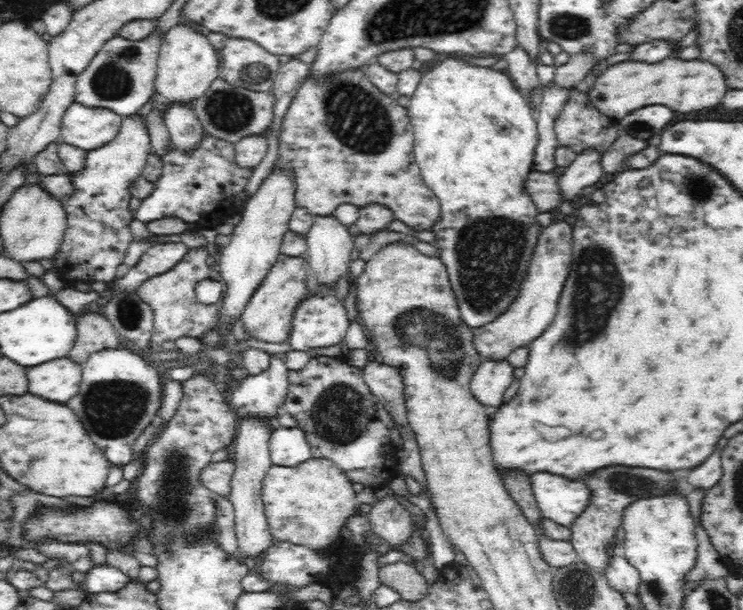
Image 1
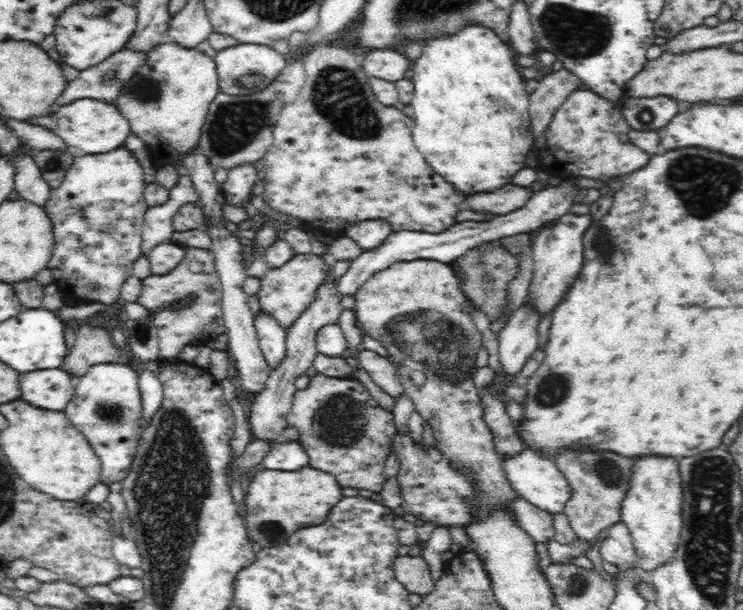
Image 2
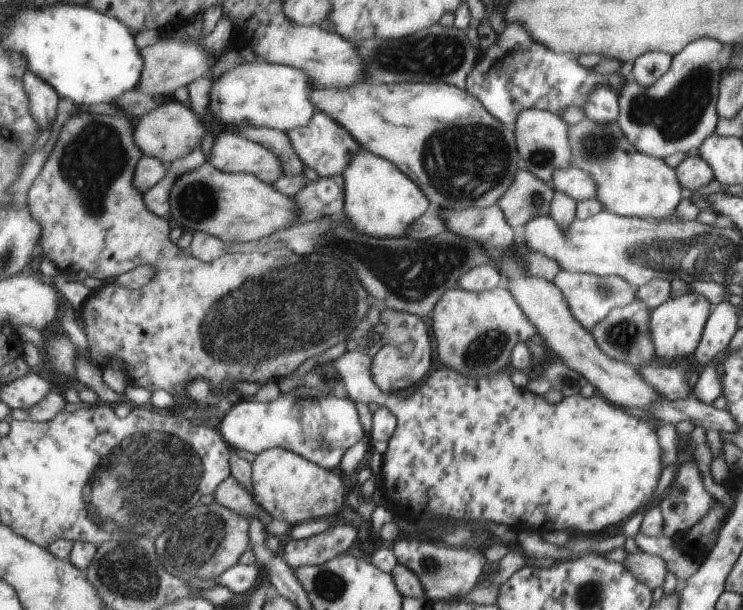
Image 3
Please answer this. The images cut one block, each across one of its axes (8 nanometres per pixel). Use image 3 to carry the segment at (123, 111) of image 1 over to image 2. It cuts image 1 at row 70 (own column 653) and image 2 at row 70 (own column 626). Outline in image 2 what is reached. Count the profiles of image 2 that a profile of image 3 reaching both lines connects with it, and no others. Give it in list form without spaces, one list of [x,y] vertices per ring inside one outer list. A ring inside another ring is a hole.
[[[122,49],[114,52],[106,60],[91,66],[89,69],[81,70],[80,74],[75,80],[68,81],[63,94],[57,99],[57,102],[48,109],[45,114],[51,115],[58,112],[60,106],[66,106],[74,100],[81,100],[82,98],[92,98],[93,100],[100,100],[104,103],[115,105],[115,100],[121,94],[122,86],[131,78],[133,72],[142,68],[143,60],[146,59],[146,51],[136,51],[132,49]]]

